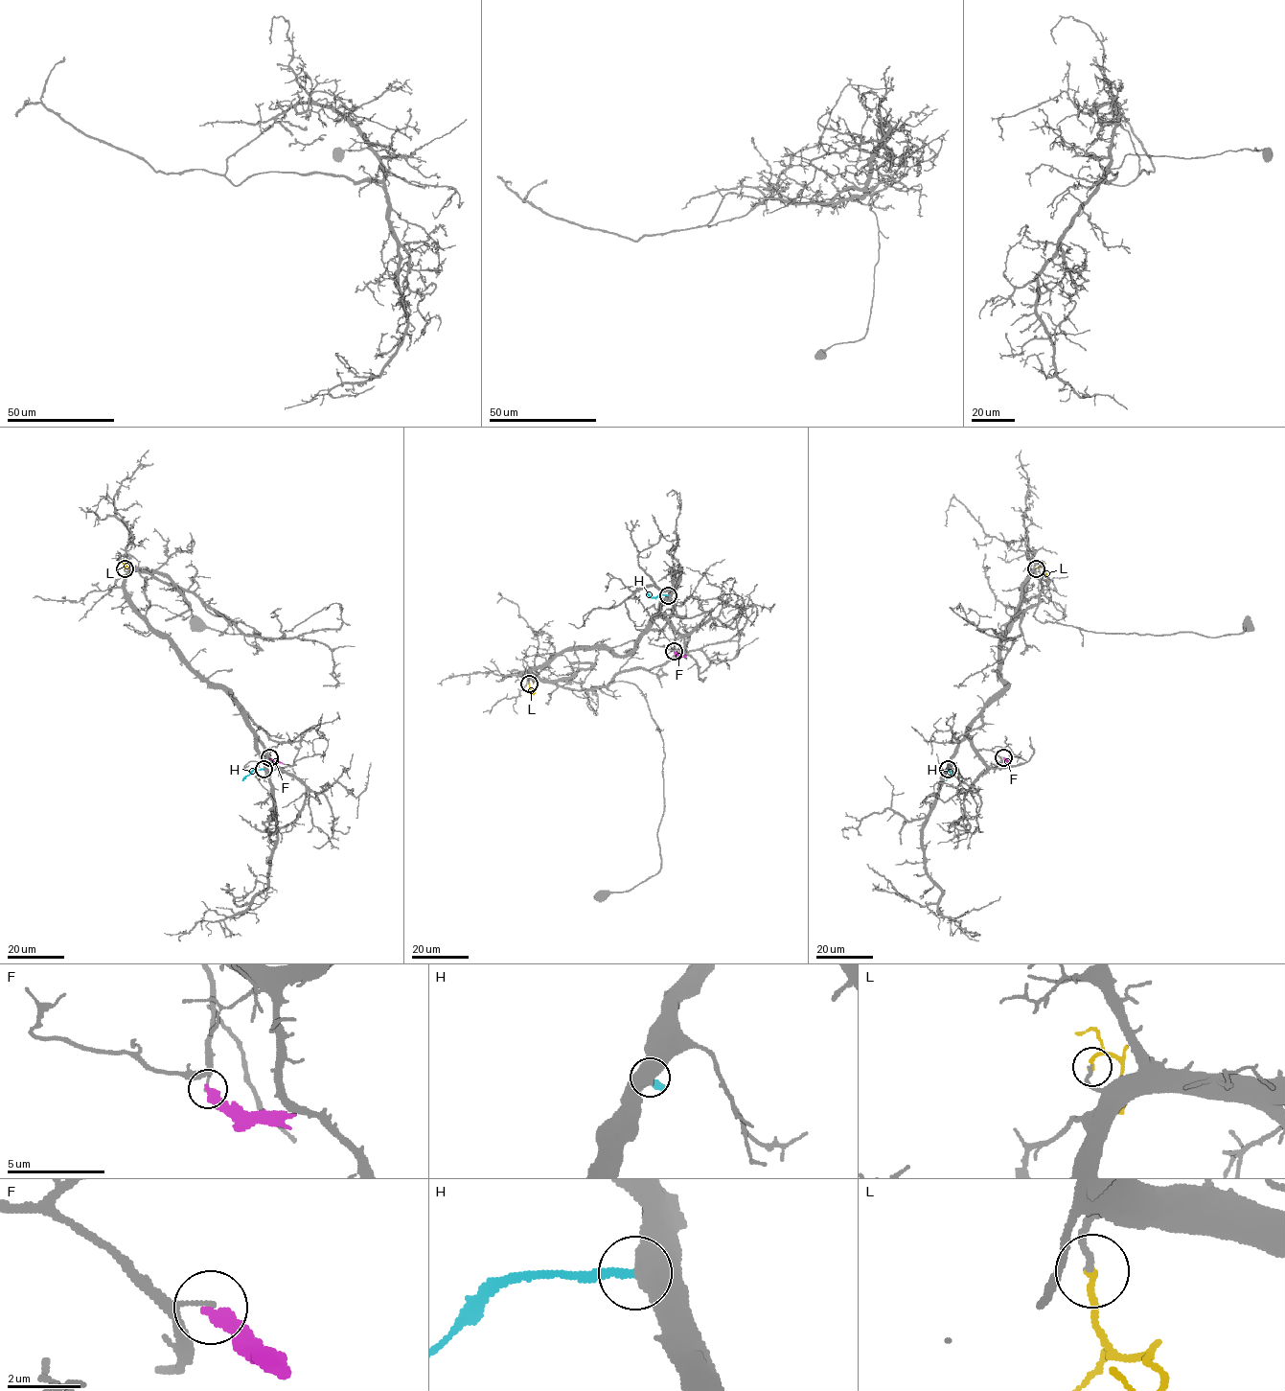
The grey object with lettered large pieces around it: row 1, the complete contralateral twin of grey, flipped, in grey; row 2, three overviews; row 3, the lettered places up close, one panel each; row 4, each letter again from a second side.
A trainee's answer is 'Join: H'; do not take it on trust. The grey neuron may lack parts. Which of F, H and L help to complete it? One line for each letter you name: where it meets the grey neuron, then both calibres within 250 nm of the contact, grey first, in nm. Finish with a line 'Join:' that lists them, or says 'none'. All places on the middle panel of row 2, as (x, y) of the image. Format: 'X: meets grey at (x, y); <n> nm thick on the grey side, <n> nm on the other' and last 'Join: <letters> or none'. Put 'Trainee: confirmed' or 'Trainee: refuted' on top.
Trainee: refuted
L: meets grey at (529, 683); 160 nm thick on the grey side, 200 nm on the other
Join: L

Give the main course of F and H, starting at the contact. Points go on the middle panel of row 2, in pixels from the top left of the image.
F: (674, 652), (686, 655)
H: (668, 595), (651, 597), (647, 592)

